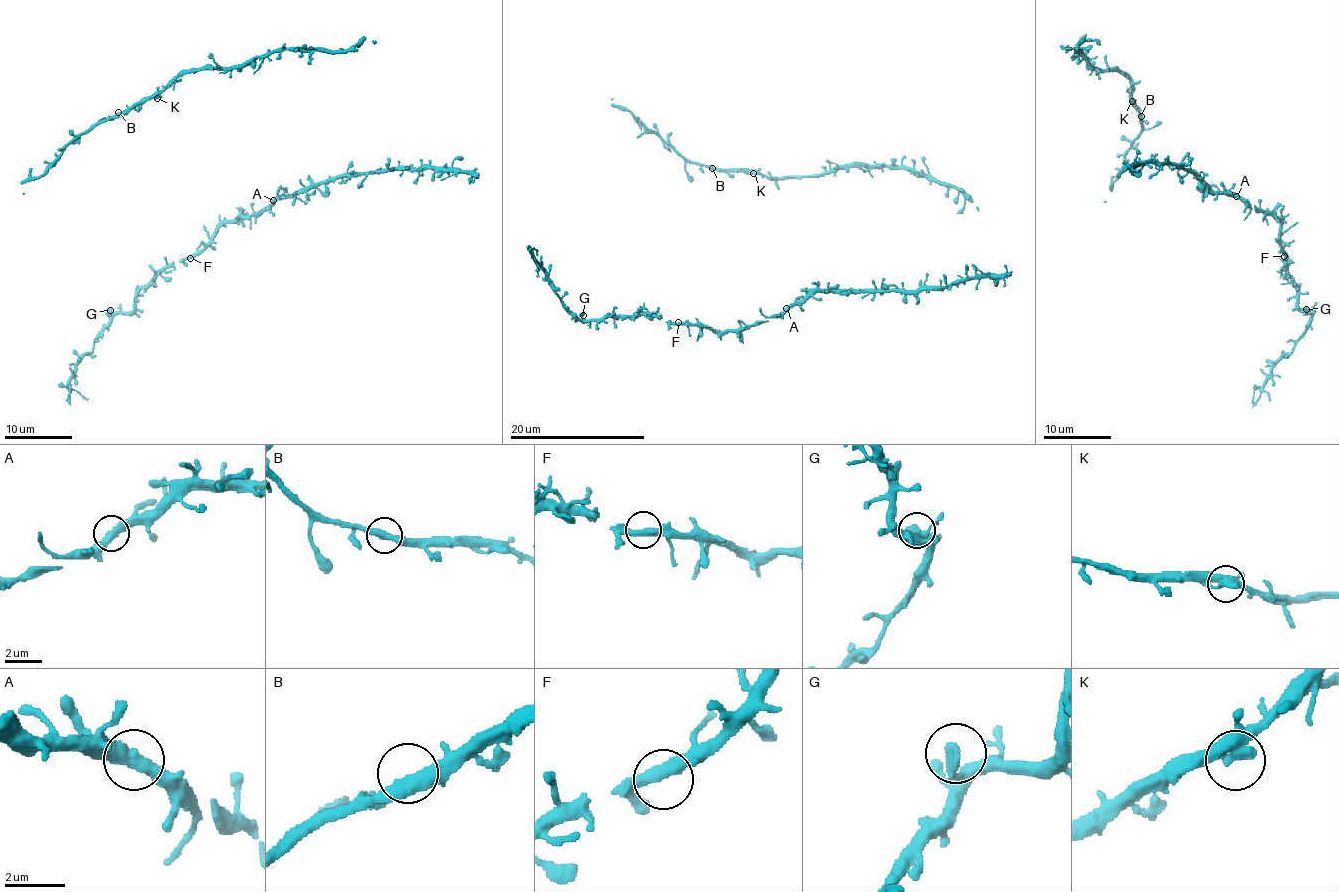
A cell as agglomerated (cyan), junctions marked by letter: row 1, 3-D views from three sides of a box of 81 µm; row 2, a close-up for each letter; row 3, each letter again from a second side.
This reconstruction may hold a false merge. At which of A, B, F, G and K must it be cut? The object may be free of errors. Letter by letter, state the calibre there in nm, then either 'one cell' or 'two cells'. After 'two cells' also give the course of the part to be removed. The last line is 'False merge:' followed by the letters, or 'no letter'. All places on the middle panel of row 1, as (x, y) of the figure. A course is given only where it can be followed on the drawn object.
A: 440 nm | one cell
B: 440 nm | one cell
F: 400 nm | one cell
G: 480 nm | one cell
K: 380 nm | one cell
False merge: no letter

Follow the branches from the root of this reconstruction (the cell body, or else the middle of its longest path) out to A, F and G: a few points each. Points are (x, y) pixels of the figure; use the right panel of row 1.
A: (1156, 162), (1189, 168), (1216, 192), (1232, 192), (1236, 196)
F: (1156, 162), (1193, 170), (1216, 192), (1227, 192), (1245, 204), (1276, 215), (1281, 222), (1284, 256)
G: (1156, 162), (1193, 170), (1216, 192), (1280, 219), (1282, 247), (1288, 256), (1284, 261), (1298, 305), (1306, 309)

